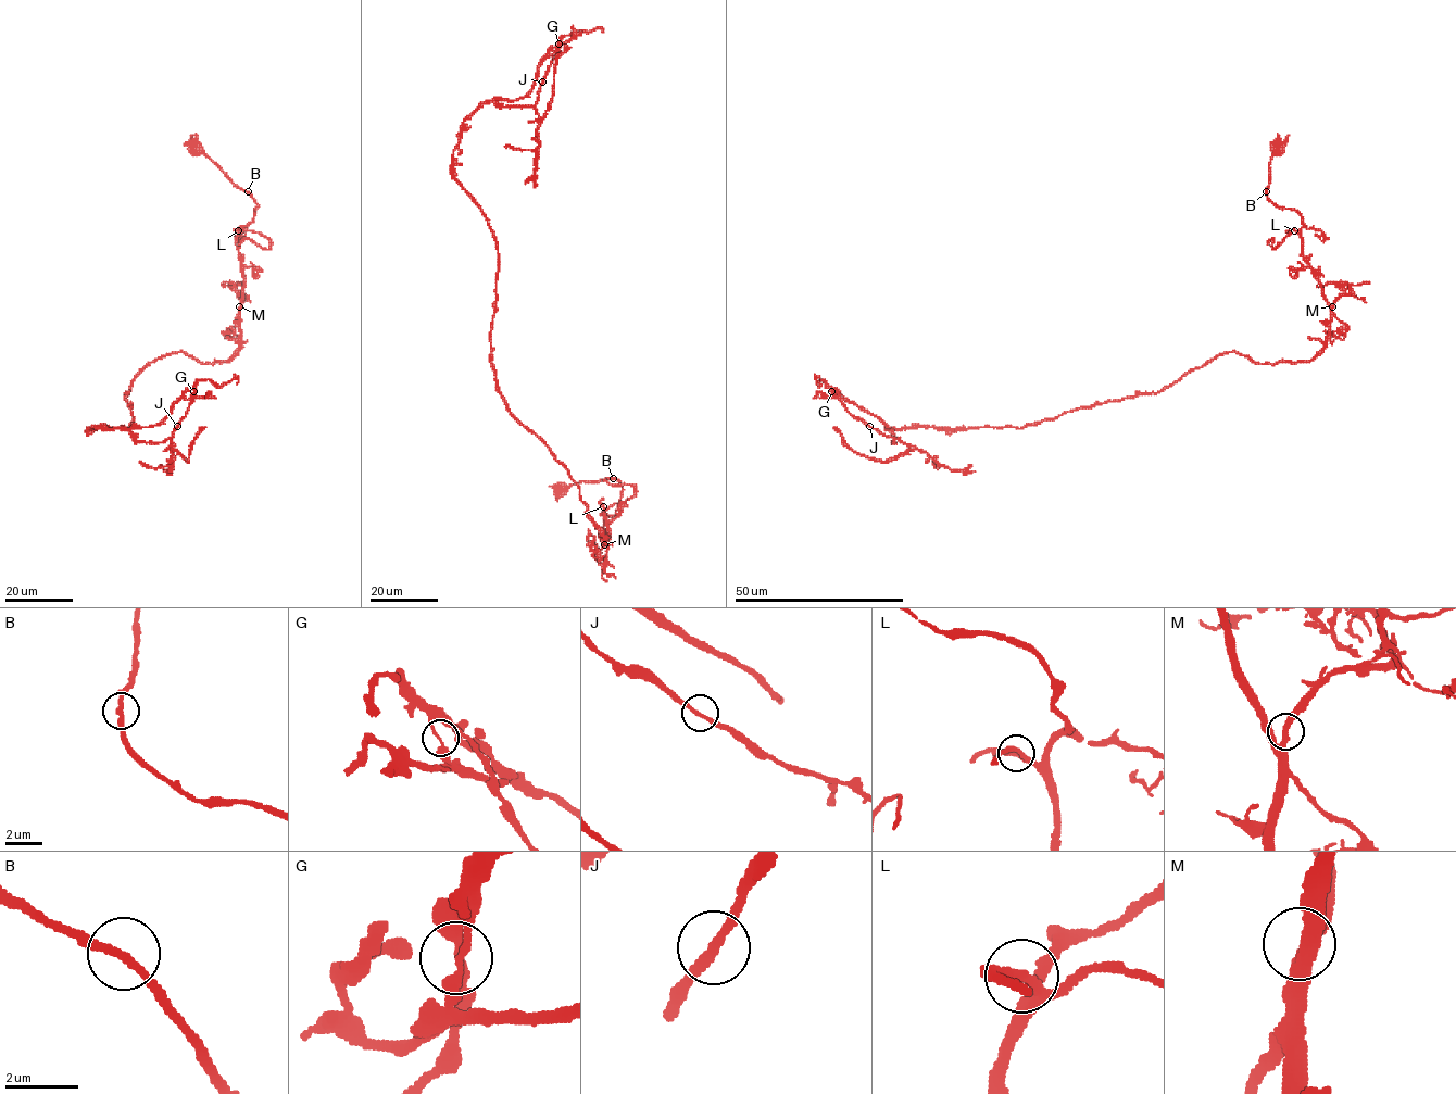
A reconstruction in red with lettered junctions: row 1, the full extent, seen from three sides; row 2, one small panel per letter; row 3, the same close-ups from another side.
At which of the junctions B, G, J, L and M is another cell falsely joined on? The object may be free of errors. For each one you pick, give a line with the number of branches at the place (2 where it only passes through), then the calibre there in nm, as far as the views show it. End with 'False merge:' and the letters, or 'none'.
G: 2 | 240 nm
False merge: G

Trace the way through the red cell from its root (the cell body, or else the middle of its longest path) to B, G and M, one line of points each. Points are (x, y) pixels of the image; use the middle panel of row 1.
B: (562, 491), (580, 481), (613, 479)
G: (562, 491), (619, 482), (604, 543), (499, 391), (497, 240), (453, 163), (461, 124), (523, 98), (559, 43)
M: (562, 491), (580, 481), (616, 479), (619, 482), (619, 513), (601, 514), (609, 527), (604, 544)

